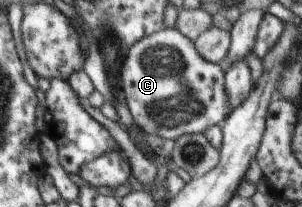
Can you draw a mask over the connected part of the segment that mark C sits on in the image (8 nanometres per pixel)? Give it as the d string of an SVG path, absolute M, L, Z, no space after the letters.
M174 28L164 29L143 37L128 48L121 65L119 83L122 95L134 121L146 134L160 135L176 141L186 134L200 134L207 127L219 125L230 115L224 85L224 69L217 63L204 59L194 42Z

